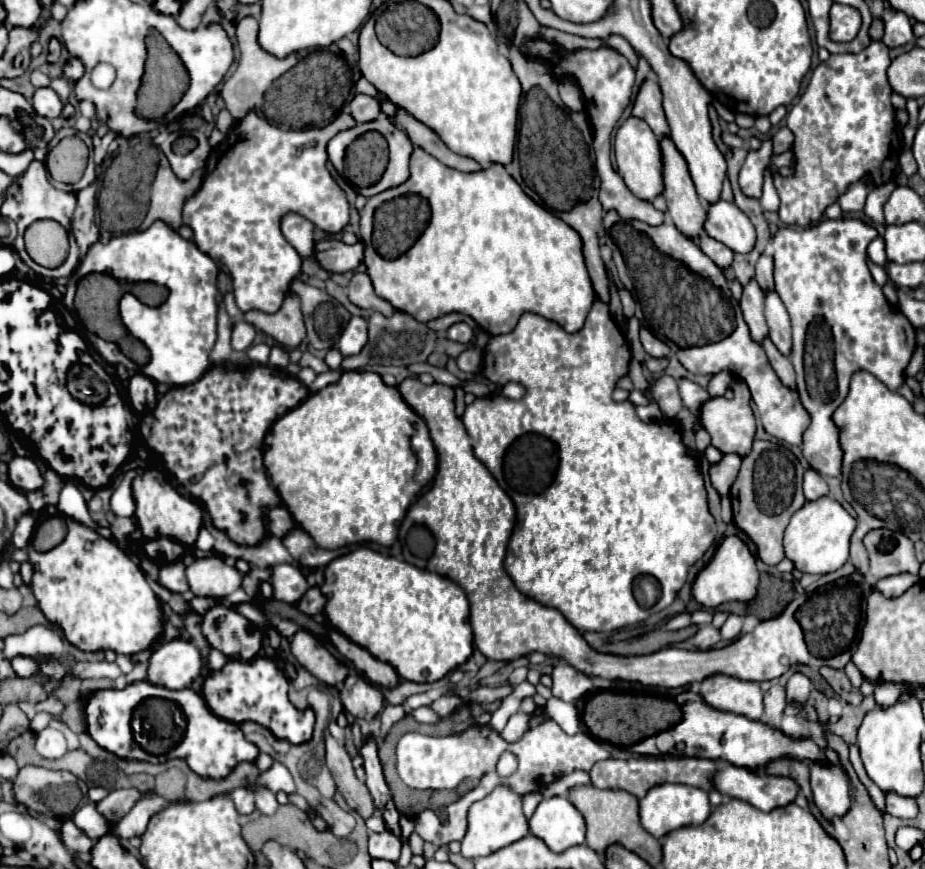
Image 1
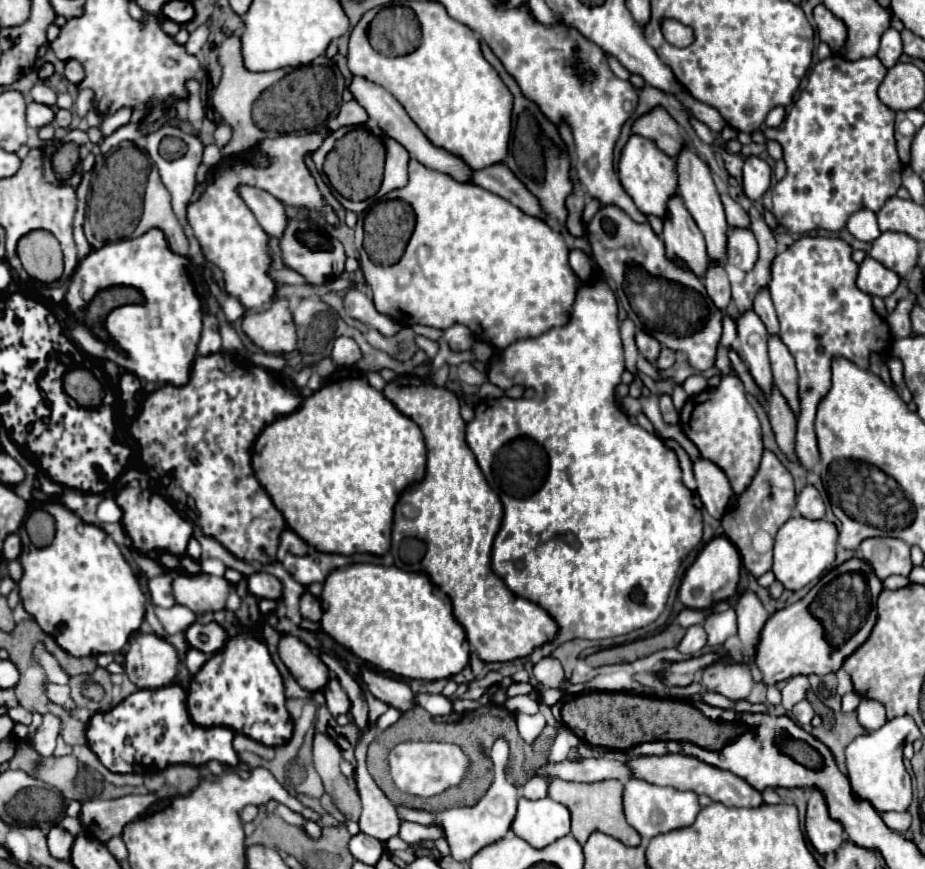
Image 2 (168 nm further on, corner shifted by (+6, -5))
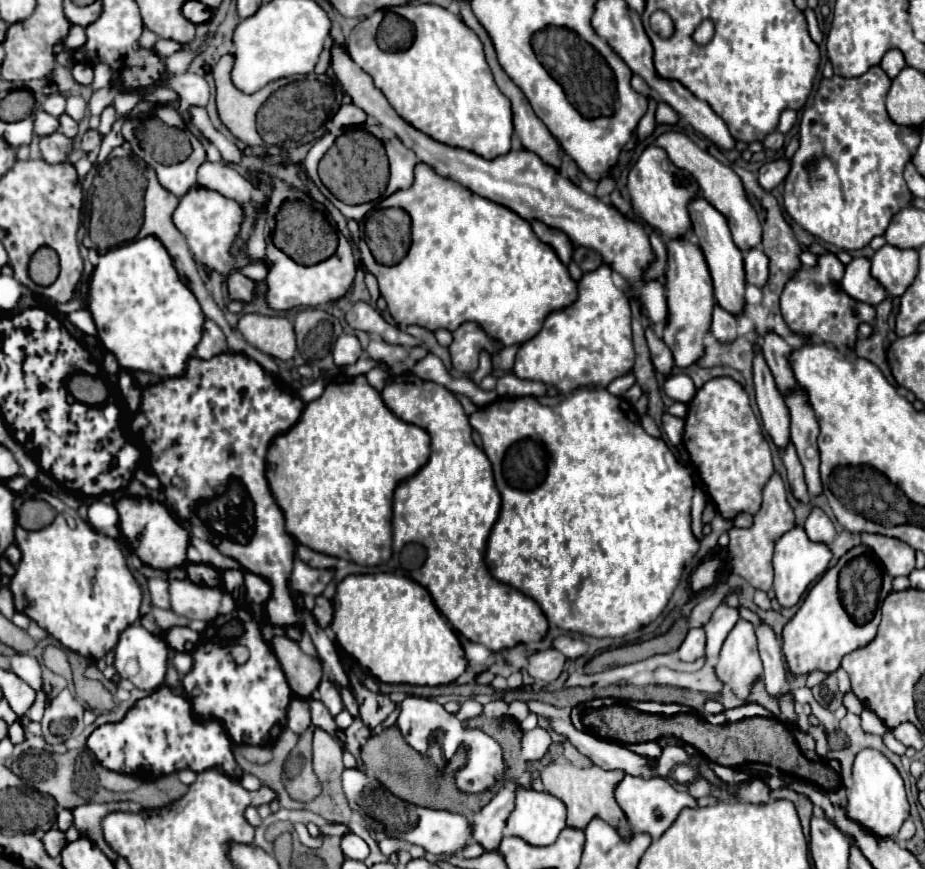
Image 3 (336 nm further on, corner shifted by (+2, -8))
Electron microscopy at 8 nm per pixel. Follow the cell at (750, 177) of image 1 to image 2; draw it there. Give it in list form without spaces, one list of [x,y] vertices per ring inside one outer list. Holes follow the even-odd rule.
[[[751,155],[745,159],[745,165],[743,165],[743,193],[753,199],[753,201],[759,201],[761,195],[769,189],[771,185],[771,167]]]

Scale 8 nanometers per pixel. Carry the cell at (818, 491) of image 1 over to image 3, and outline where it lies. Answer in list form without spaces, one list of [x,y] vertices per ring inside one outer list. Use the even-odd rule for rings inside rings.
[[[813,508],[813,512],[809,514],[809,518],[805,522],[805,532],[807,532],[809,540],[819,542],[819,544],[827,544],[827,546],[835,538],[835,526],[825,516],[825,512],[821,508]]]

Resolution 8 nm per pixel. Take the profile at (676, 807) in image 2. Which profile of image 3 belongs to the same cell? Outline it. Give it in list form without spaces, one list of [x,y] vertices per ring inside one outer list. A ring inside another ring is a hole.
[[[625,774],[623,780],[615,786],[615,800],[621,806],[621,810],[625,812],[629,826],[635,832],[649,834],[653,840],[657,840],[675,822],[675,818],[679,816],[679,812],[683,808],[697,806],[695,798],[687,790],[677,790],[669,780],[665,780],[661,776],[643,778],[643,776]]]

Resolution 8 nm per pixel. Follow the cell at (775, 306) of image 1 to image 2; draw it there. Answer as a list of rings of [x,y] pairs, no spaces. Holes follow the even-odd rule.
[[[769,335],[769,359],[771,359],[771,371],[775,385],[789,401],[791,409],[799,413],[799,399],[797,399],[797,369],[793,355],[789,349],[785,349],[785,343],[779,335]]]

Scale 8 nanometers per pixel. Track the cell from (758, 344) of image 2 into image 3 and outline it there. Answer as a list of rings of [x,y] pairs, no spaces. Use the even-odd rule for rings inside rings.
[[[755,346],[755,360],[753,360],[753,374],[755,374],[755,392],[757,392],[757,406],[763,418],[763,426],[769,432],[771,440],[779,450],[785,450],[791,442],[789,432],[789,410],[785,398],[775,386],[773,374],[763,360],[761,348]]]

